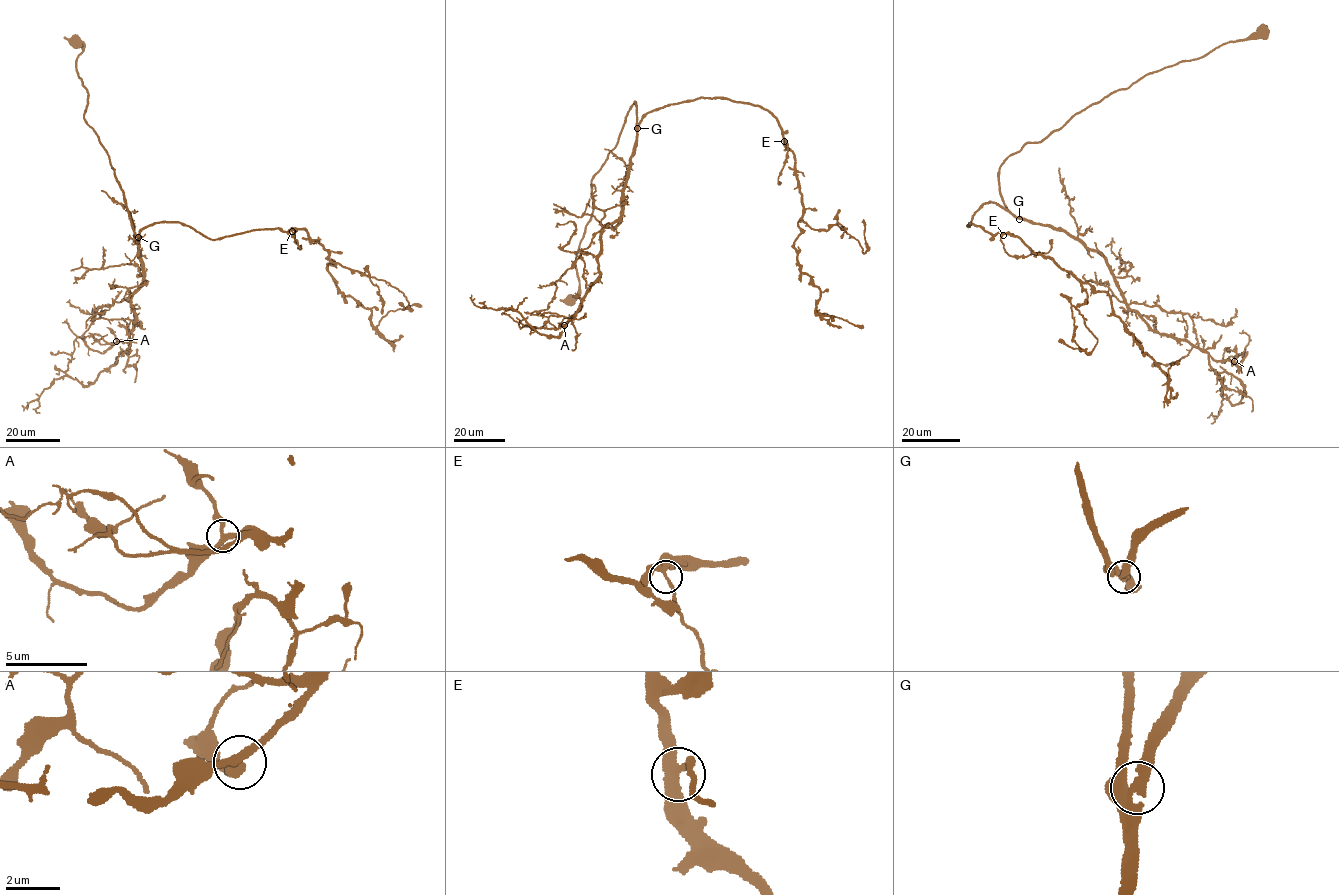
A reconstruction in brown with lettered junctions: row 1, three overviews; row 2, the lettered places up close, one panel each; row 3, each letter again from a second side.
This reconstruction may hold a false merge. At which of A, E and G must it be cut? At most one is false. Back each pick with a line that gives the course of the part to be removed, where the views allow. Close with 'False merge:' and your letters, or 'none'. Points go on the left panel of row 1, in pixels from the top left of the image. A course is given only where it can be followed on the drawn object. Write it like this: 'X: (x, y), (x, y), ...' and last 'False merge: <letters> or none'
False merge: none

